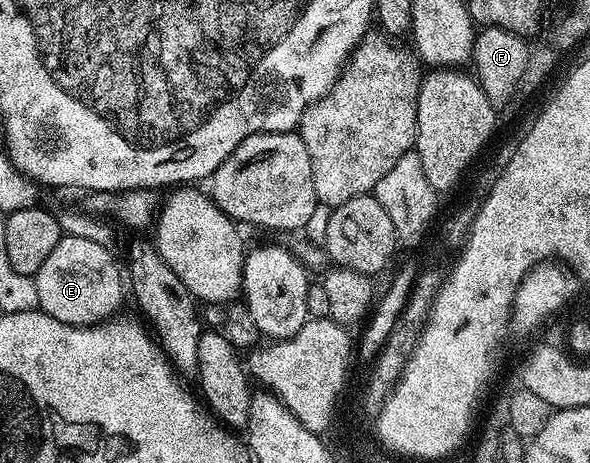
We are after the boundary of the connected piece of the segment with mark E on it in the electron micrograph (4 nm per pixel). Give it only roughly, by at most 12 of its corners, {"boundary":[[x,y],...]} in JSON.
{"boundary":[[64,234],[34,276],[38,307],[94,326],[120,306],[113,251]]}

